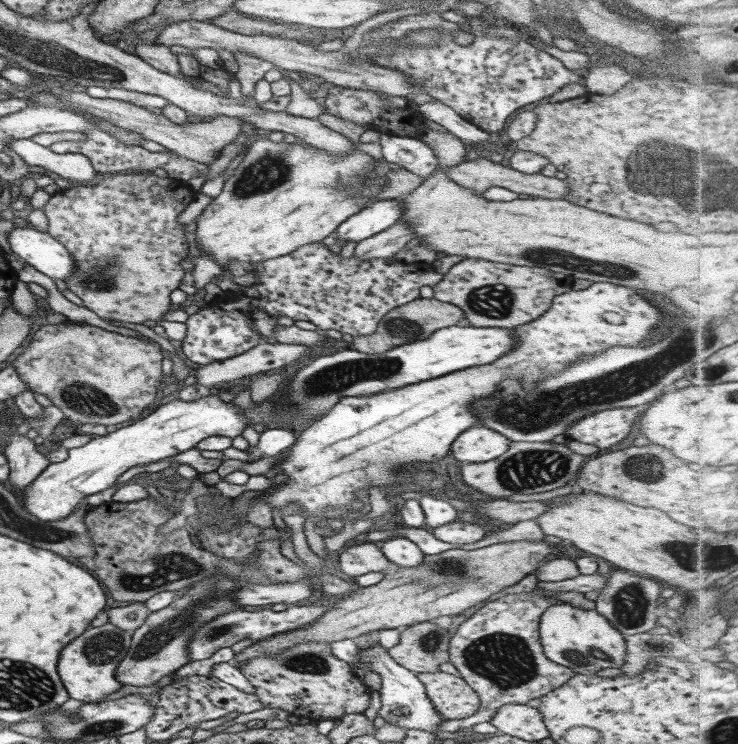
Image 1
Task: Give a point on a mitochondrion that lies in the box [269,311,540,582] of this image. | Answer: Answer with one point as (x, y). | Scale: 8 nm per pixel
(338, 376)

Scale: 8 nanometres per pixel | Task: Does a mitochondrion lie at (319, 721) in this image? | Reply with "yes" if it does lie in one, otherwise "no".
no

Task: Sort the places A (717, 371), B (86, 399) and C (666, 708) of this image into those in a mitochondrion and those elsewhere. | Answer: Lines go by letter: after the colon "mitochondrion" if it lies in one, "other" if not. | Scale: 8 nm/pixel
A: mitochondrion
B: mitochondrion
C: other

